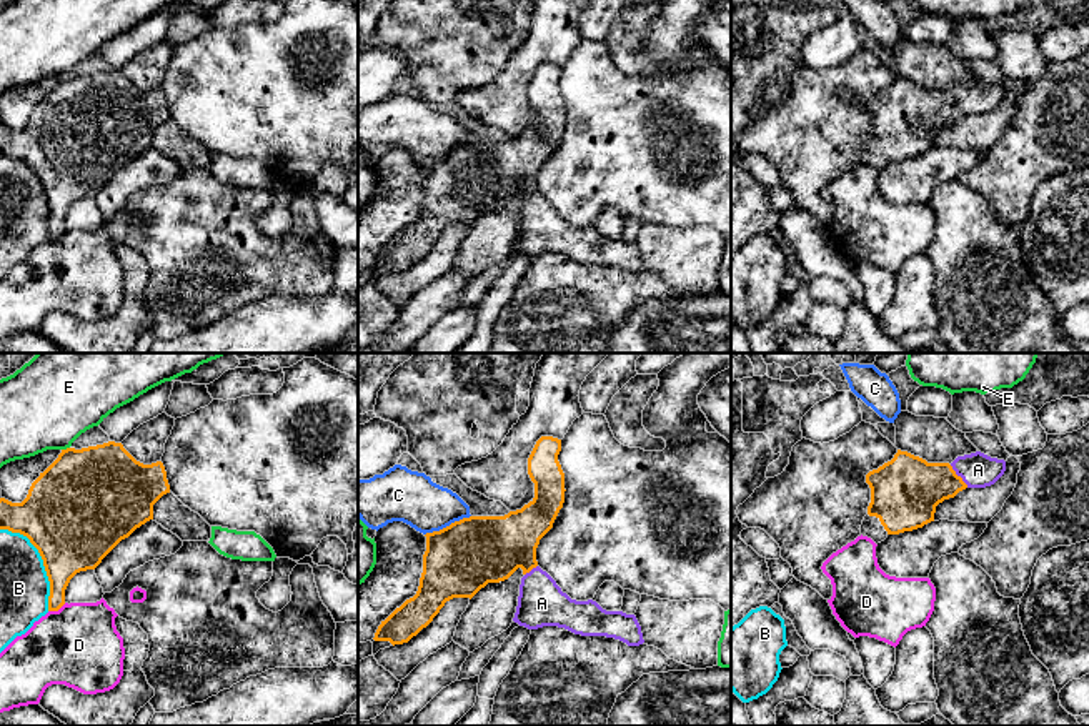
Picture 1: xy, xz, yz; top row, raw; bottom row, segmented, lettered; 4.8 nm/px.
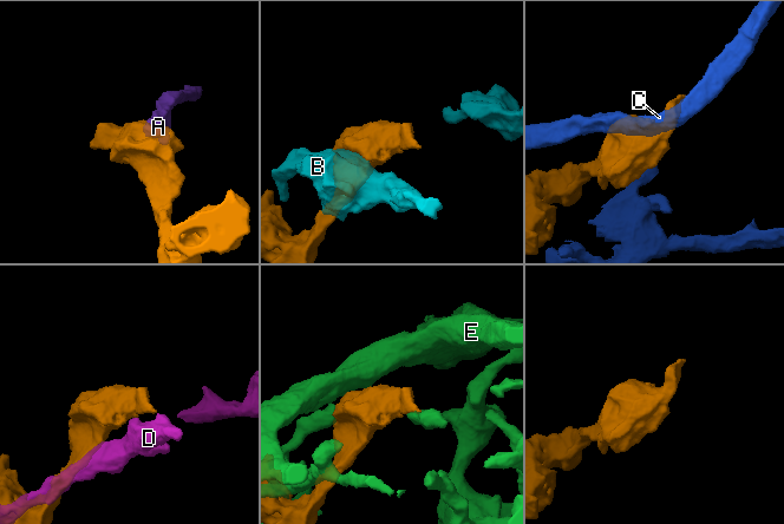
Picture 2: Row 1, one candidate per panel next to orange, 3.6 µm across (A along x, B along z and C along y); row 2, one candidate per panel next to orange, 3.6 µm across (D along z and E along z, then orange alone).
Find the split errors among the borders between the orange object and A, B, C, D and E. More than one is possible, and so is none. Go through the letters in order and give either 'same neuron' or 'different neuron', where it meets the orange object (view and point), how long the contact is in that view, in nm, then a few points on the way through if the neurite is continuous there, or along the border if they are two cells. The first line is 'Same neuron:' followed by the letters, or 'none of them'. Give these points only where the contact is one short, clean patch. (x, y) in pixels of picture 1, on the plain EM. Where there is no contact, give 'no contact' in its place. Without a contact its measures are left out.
Same neuron: A
A: same neuron; meets orange in yz at (959, 104); contact 140 nm long; runs through yz (909, 115), (959, 104), (978, 97)
B: different neuron; meets orange in xy at (44, 188); contact 460 nm long
C: different neuron; meets orange in xz at (447, 154); contact 240 nm long
D: different neuron; meets orange in xy at (57, 237); contact 100 nm long
E: different neuron; meets orange in xy at (67, 75); contact 40 nm long

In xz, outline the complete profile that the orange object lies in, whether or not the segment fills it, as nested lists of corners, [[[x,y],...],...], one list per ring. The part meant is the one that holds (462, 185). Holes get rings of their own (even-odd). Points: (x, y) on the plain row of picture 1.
[[[541,63],[530,85],[535,125],[505,143],[470,143],[426,160],[418,218],[396,235],[375,260],[375,268],[408,270],[453,225],[473,225],[488,210],[523,196],[513,248],[528,256],[564,255],[581,263],[614,265],[628,273],[644,270],[634,241],[606,238],[596,228],[571,226],[538,193],[536,175],[553,155],[564,130],[564,100],[558,88],[561,67]]]

